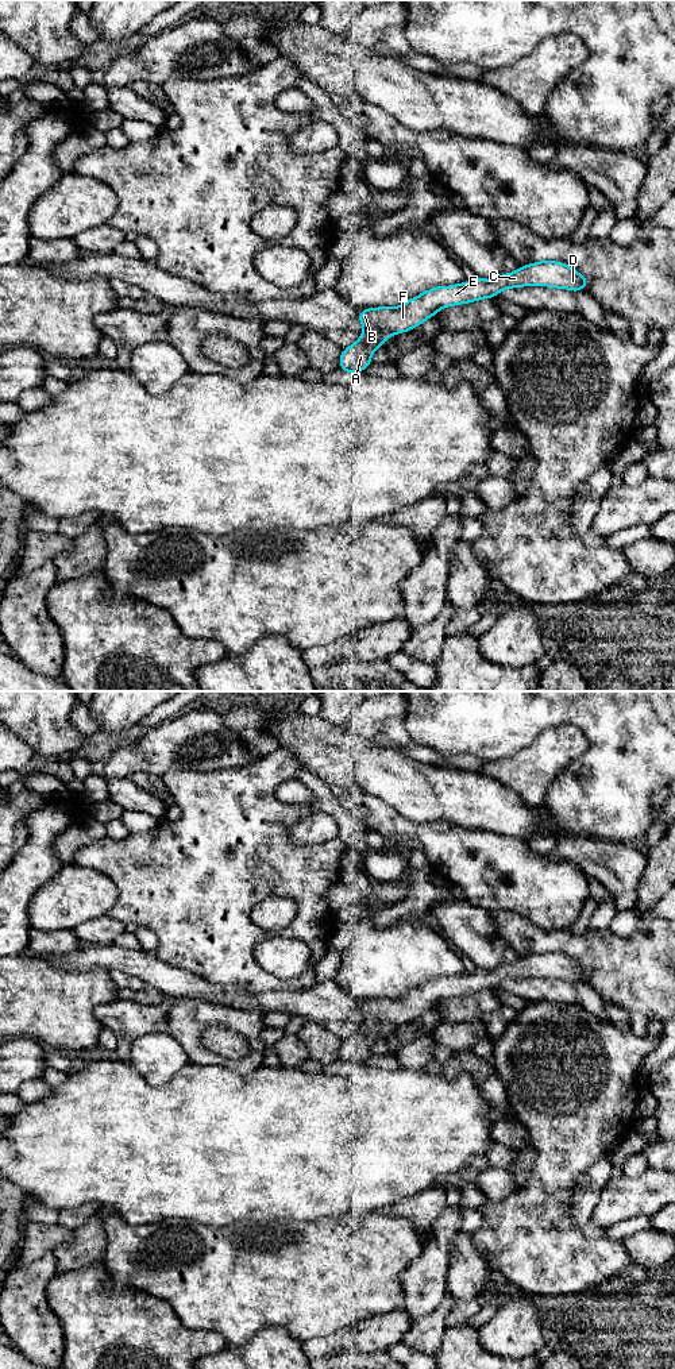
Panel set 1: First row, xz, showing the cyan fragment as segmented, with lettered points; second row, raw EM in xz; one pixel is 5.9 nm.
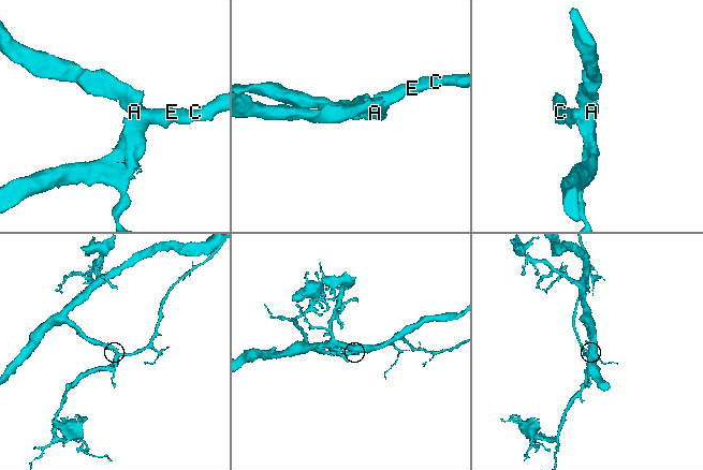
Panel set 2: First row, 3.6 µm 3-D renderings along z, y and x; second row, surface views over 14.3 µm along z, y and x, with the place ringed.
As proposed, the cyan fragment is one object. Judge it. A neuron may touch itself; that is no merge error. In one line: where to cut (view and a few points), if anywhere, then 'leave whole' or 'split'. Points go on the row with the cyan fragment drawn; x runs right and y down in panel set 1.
xz (375, 328), (392, 335) | split

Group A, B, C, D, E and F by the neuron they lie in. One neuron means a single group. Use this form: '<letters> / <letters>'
A / B C D E F

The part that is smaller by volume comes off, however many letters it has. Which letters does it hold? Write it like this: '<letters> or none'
B, C, D, E, F

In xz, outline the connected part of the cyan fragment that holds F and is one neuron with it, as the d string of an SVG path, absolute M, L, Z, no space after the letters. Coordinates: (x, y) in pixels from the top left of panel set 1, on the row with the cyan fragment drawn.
M539 261L524 265L513 273L505 273L494 279L477 277L474 282L431 288L412 297L398 306L377 306L362 309L358 319L366 328L375 328L392 336L409 332L440 309L475 302L483 298L495 298L505 289L525 286L545 286L580 292L589 279L564 262Z

